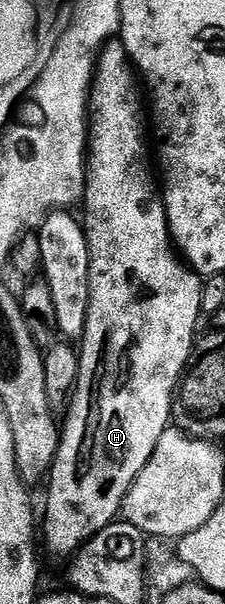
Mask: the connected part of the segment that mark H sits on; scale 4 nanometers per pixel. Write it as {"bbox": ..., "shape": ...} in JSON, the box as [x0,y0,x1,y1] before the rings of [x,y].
{"bbox":[41,57,204,556],"shape":[[[128,57],[128,58],[107,58],[107,62],[105,62],[105,61],[103,61],[103,60],[102,60],[102,59],[101,59],[101,58],[99,58],[99,59],[98,59],[98,67],[97,67],[97,77],[96,77],[96,78],[95,78],[95,79],[94,79],[94,83],[93,83],[93,89],[92,89],[92,91],[91,91],[91,93],[90,93],[90,105],[89,105],[89,110],[90,110],[90,114],[89,114],[89,169],[88,169],[88,171],[87,171],[87,188],[86,188],[86,195],[85,195],[85,205],[86,205],[86,204],[87,204],[87,220],[86,220],[86,218],[85,218],[85,229],[86,229],[86,233],[87,233],[87,238],[88,238],[88,246],[89,246],[89,248],[90,248],[90,249],[91,249],[91,303],[90,303],[90,304],[89,304],[89,308],[88,308],[88,318],[87,318],[87,326],[86,326],[86,327],[85,327],[85,328],[84,328],[84,332],[83,332],[83,336],[82,336],[82,339],[81,339],[81,349],[80,349],[80,350],[79,350],[79,379],[78,379],[78,380],[77,380],[77,384],[76,384],[76,385],[75,385],[75,394],[74,394],[74,395],[73,395],[73,397],[71,397],[71,405],[70,405],[70,406],[68,406],[68,407],[67,407],[67,413],[66,413],[66,415],[65,415],[65,417],[64,417],[64,418],[63,418],[63,419],[62,419],[62,422],[61,422],[61,435],[60,435],[60,437],[59,437],[59,451],[58,451],[58,452],[57,452],[57,456],[56,456],[56,457],[55,457],[55,463],[53,463],[53,465],[52,465],[52,466],[51,466],[51,472],[50,472],[50,475],[49,475],[49,481],[48,481],[48,482],[47,482],[47,483],[46,483],[46,486],[47,486],[47,485],[48,485],[48,486],[47,486],[47,519],[45,519],[45,520],[44,520],[44,522],[43,522],[43,526],[42,526],[42,522],[41,522],[41,538],[42,538],[42,534],[43,534],[43,538],[44,538],[44,540],[45,540],[45,541],[47,541],[47,546],[48,546],[48,548],[49,548],[49,549],[51,549],[51,550],[52,550],[52,552],[53,552],[53,553],[55,553],[55,554],[67,554],[67,555],[66,555],[66,556],[74,556],[74,554],[76,554],[76,552],[77,552],[77,551],[78,551],[78,550],[80,550],[80,548],[82,548],[82,546],[84,546],[84,545],[85,545],[85,543],[86,543],[86,542],[87,542],[87,541],[89,541],[89,540],[90,540],[90,538],[92,538],[92,537],[93,537],[93,536],[97,536],[97,532],[101,532],[101,531],[102,531],[102,530],[103,530],[103,529],[105,529],[105,527],[106,527],[106,526],[110,526],[110,525],[111,525],[111,523],[112,523],[112,522],[114,522],[114,521],[116,521],[116,519],[118,519],[118,518],[119,518],[119,517],[120,517],[120,514],[121,514],[121,511],[122,511],[122,509],[123,509],[123,501],[124,501],[124,500],[125,500],[125,496],[126,496],[126,495],[127,495],[127,493],[128,493],[128,492],[129,492],[129,488],[130,488],[130,487],[131,487],[131,485],[132,485],[132,484],[133,484],[133,480],[137,480],[137,476],[138,476],[138,475],[139,475],[139,473],[140,473],[140,472],[141,472],[141,468],[145,468],[145,464],[149,464],[149,456],[153,456],[153,452],[154,452],[154,451],[155,451],[155,449],[156,449],[156,448],[157,448],[157,440],[161,440],[161,436],[162,436],[162,435],[163,435],[163,433],[165,433],[165,432],[166,432],[166,431],[167,431],[167,429],[168,429],[168,428],[169,428],[169,423],[170,423],[170,422],[171,422],[171,421],[172,421],[172,418],[173,418],[173,399],[174,399],[174,398],[175,398],[175,397],[176,397],[176,394],[177,394],[177,387],[178,387],[178,386],[179,386],[179,385],[180,385],[180,382],[181,382],[181,379],[182,379],[182,377],[183,377],[183,375],[184,375],[184,373],[185,373],[185,371],[186,371],[186,369],[187,369],[187,367],[188,367],[188,365],[189,365],[189,363],[190,363],[190,362],[191,362],[191,361],[192,361],[192,358],[193,358],[193,347],[194,347],[194,346],[195,346],[195,345],[196,345],[196,342],[197,342],[197,337],[196,337],[196,338],[195,338],[195,325],[197,325],[197,324],[198,324],[198,322],[199,322],[199,318],[200,318],[200,319],[201,319],[201,311],[202,311],[202,308],[203,308],[203,305],[202,305],[202,304],[201,304],[201,296],[202,296],[202,295],[203,295],[203,284],[204,284],[204,279],[203,279],[203,278],[202,278],[202,277],[200,277],[200,275],[198,275],[198,274],[196,274],[196,273],[195,273],[195,271],[194,271],[194,270],[192,270],[192,269],[191,269],[191,267],[190,267],[190,266],[188,266],[188,265],[186,265],[186,264],[184,264],[184,263],[183,263],[183,262],[182,262],[182,261],[181,261],[181,258],[180,258],[180,255],[179,255],[179,254],[178,254],[178,253],[177,253],[177,250],[176,250],[176,247],[175,247],[175,246],[174,246],[174,245],[173,245],[173,239],[172,239],[172,236],[171,236],[171,230],[170,230],[170,229],[169,229],[169,228],[168,228],[168,227],[167,227],[167,207],[166,207],[166,206],[164,206],[164,205],[163,205],[163,199],[162,199],[162,197],[161,197],[161,194],[160,194],[160,191],[159,191],[159,190],[158,190],[158,189],[157,189],[157,186],[156,186],[156,183],[155,183],[155,186],[154,186],[154,184],[153,184],[153,183],[151,183],[151,178],[150,178],[150,176],[149,176],[149,175],[147,175],[147,158],[146,158],[146,156],[145,156],[145,155],[143,155],[143,122],[142,122],[142,120],[141,120],[141,119],[139,119],[139,88],[140,88],[140,92],[141,92],[141,86],[140,86],[140,83],[139,83],[139,82],[138,82],[138,84],[139,84],[139,86],[138,86],[138,84],[137,84],[137,83],[135,83],[135,78],[136,78],[136,80],[137,80],[137,70],[136,70],[136,68],[135,68],[135,66],[133,66],[133,65],[132,65],[132,61],[131,61],[131,59],[130,59],[130,58],[129,58],[129,57]]]}

